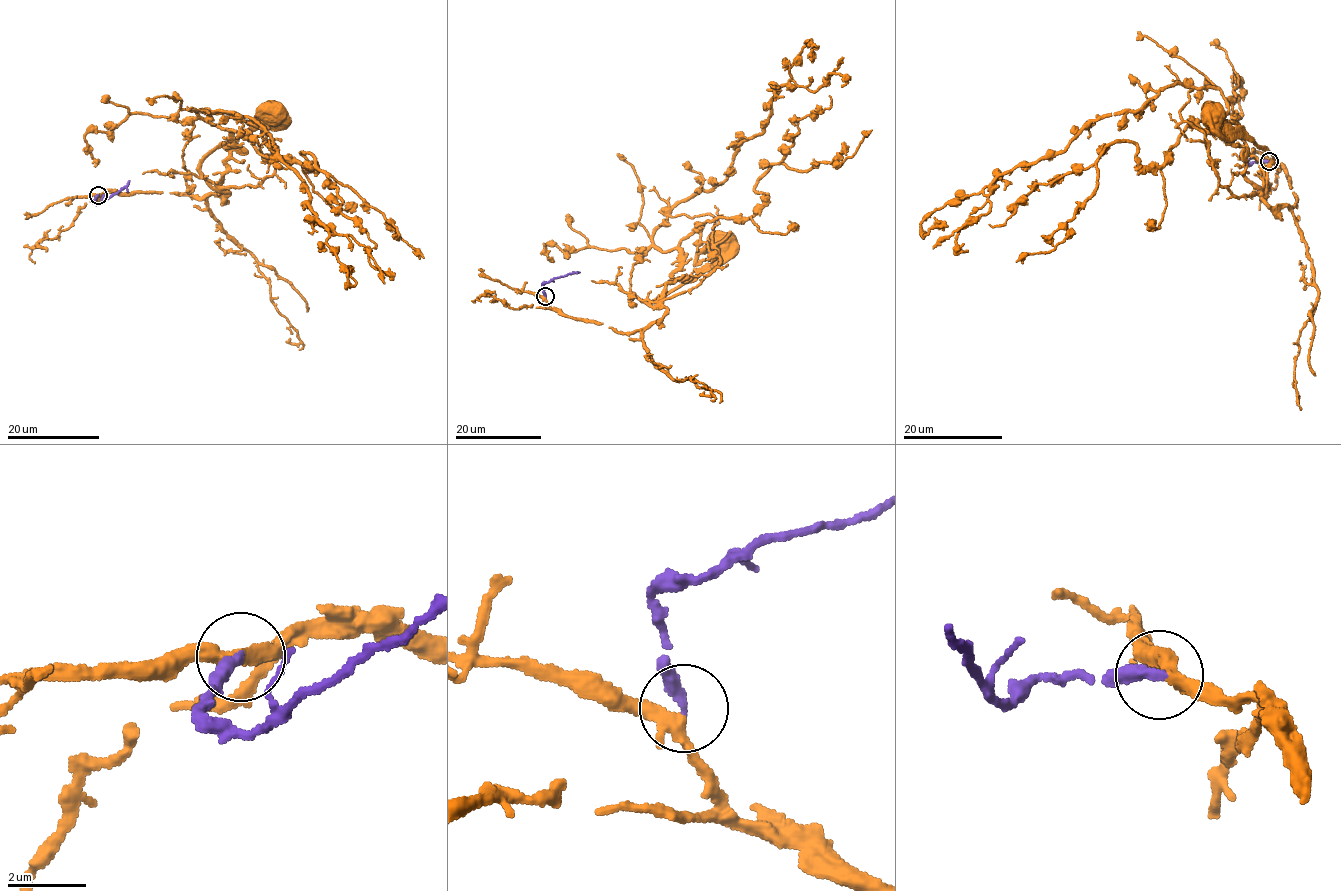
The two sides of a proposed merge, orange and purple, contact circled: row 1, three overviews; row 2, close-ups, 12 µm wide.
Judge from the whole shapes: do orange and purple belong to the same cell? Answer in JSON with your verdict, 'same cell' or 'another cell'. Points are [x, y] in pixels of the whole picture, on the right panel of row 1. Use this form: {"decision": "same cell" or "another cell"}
{"decision": "same cell"}

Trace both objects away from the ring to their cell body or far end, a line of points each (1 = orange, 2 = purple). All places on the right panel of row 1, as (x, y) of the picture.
1: (1269, 162), (1282, 166), (1288, 176), (1296, 200), (1291, 210), (1265, 201), (1271, 154), (1215, 119), (1214, 112)
2: (1269, 162), (1247, 164), (1243, 148)

